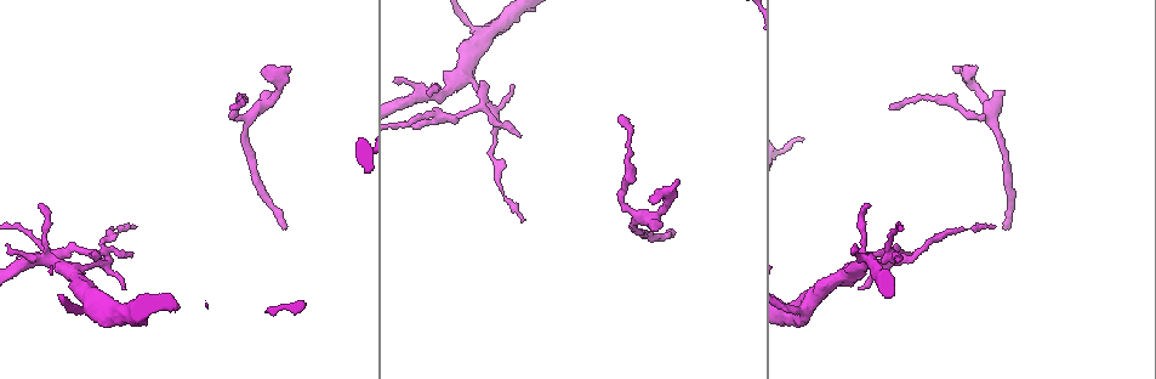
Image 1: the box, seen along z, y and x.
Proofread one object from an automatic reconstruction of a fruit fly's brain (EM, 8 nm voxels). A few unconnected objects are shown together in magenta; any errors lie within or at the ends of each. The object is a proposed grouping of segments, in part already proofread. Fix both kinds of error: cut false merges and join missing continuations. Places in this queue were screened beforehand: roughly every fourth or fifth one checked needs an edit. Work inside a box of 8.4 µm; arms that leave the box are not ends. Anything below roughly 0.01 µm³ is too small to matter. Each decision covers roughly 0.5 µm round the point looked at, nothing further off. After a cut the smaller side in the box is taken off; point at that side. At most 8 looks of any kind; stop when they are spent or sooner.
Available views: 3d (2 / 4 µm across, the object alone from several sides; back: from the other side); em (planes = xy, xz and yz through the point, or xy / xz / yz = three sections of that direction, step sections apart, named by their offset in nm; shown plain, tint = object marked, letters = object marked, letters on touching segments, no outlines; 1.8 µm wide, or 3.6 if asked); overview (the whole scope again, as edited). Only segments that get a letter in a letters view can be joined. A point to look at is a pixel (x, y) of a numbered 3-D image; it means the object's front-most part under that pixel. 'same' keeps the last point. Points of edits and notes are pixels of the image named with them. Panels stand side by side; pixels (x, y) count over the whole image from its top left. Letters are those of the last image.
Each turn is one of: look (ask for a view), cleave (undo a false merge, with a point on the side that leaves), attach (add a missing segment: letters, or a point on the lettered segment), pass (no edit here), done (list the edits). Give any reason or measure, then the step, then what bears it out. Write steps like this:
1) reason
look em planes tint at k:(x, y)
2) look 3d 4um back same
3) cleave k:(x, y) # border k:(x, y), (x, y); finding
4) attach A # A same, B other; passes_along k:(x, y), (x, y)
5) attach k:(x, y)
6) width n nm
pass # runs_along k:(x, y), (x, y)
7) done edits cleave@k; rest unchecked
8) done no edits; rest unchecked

tapers out
look em yz step 8 letters at 1:(230, 106)

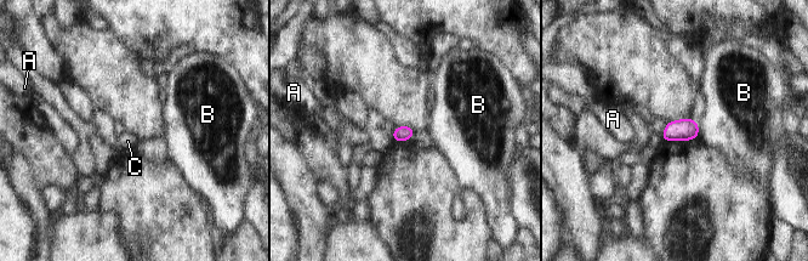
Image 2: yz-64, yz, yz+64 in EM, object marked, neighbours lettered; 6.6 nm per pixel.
cut it another way
look em xy step 4 letters same

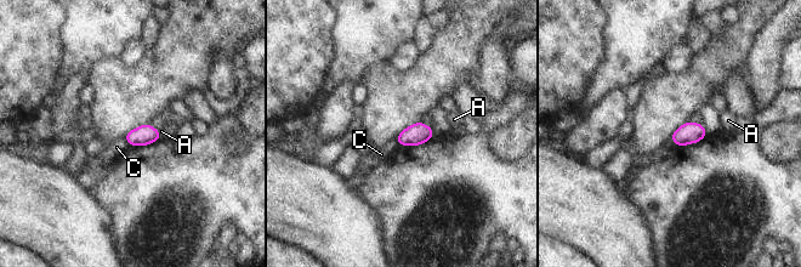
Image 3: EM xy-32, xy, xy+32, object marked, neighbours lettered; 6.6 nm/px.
pass # A other, C other; border 3:(124, 137), (129, 145); none of them fits

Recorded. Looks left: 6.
free end
look em yz step 16 tint at 1:(265, 66)

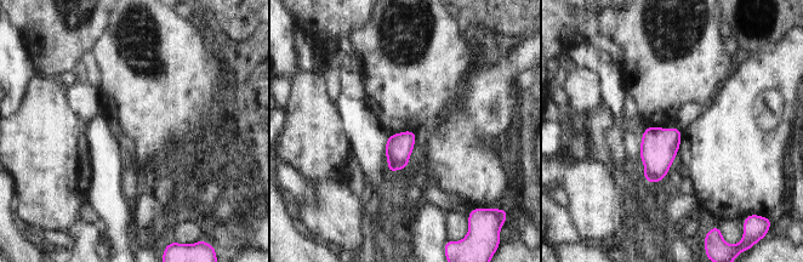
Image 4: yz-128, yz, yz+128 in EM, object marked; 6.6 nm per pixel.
look em planes letters same

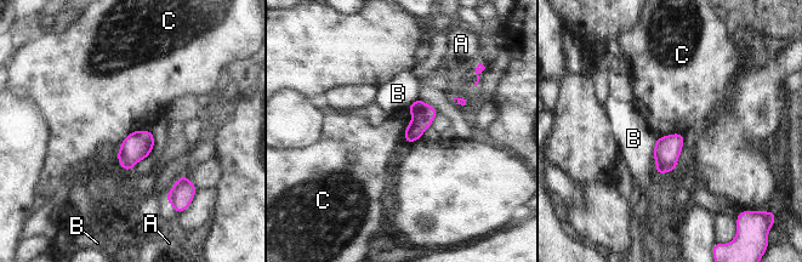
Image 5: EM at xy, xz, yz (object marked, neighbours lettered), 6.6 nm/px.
pass # A other, B other, C other; border 5:(147, 129), (131, 131), (121, 141); no lettered segment goes on from it

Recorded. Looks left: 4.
tapers out
look em planes letters at 1:(1008, 228)

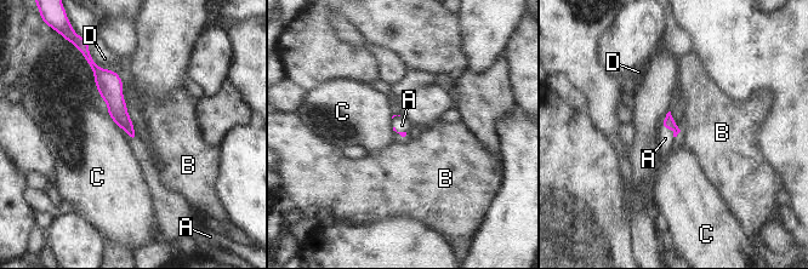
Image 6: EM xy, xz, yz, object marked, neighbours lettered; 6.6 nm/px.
longest_contact C 240 nm
attach A # A same, B other, C other, D other; the neuron continues

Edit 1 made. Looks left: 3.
done edits attach@6; rest unchecked

